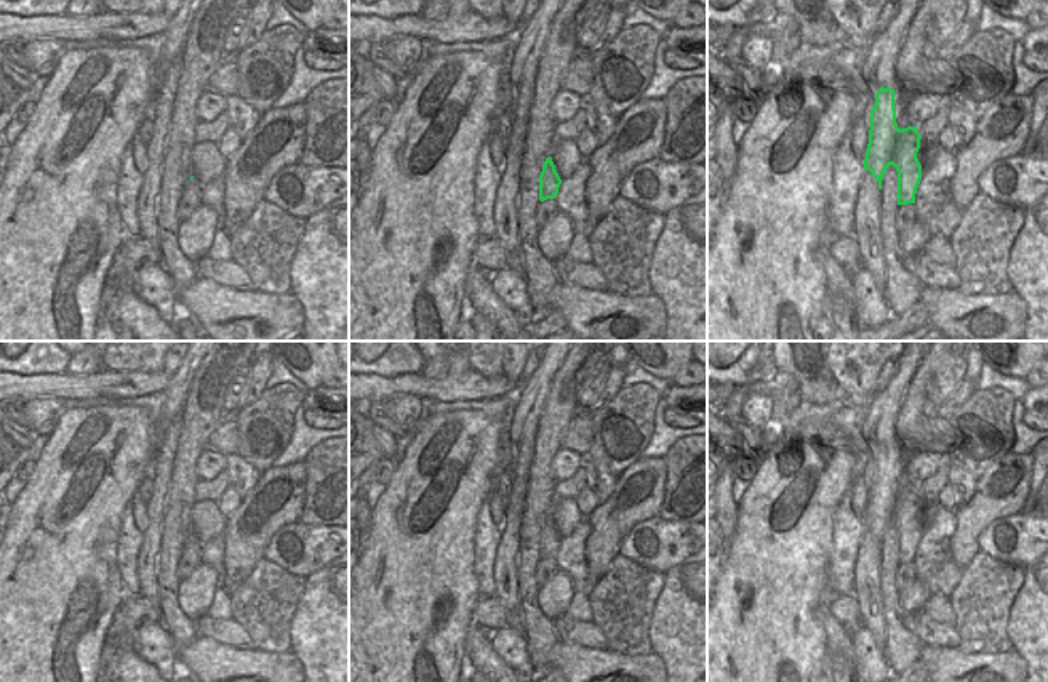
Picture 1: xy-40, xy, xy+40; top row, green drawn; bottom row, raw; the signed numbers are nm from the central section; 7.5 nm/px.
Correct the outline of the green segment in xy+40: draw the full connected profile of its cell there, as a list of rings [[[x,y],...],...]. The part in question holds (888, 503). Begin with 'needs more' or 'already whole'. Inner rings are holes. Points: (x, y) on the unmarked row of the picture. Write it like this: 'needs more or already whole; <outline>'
already whole; [[[880,447],[875,453],[875,464],[870,469],[870,488],[869,503],[866,507],[864,528],[869,528],[872,535],[878,540],[878,548],[882,548],[882,538],[890,524],[898,530],[898,564],[915,562],[917,546],[922,538],[922,524],[917,517],[920,507],[920,491],[917,485],[907,485],[899,488],[896,482],[894,467],[894,448]]]

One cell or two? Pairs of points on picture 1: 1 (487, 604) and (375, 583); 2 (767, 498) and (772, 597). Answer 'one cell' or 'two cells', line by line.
1: two cells
2: one cell

